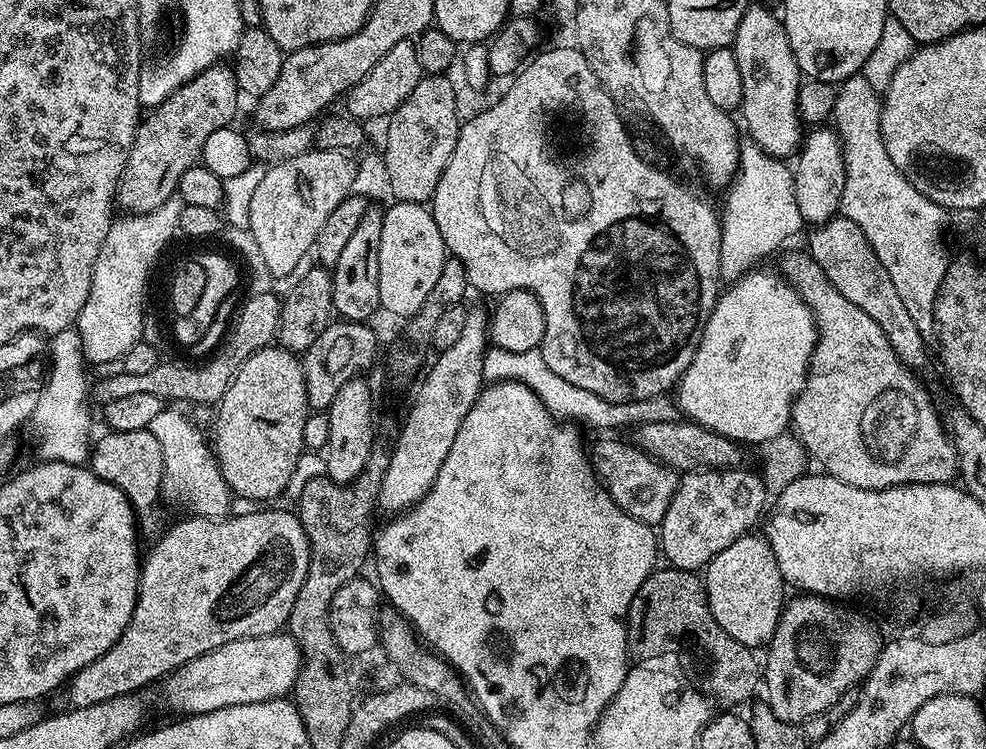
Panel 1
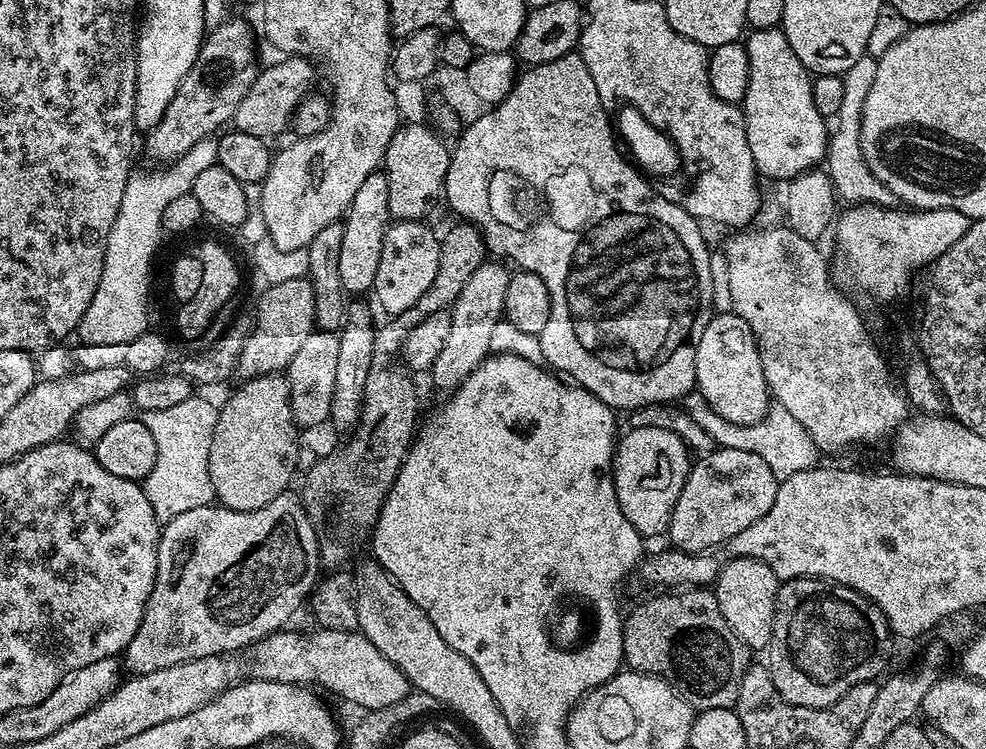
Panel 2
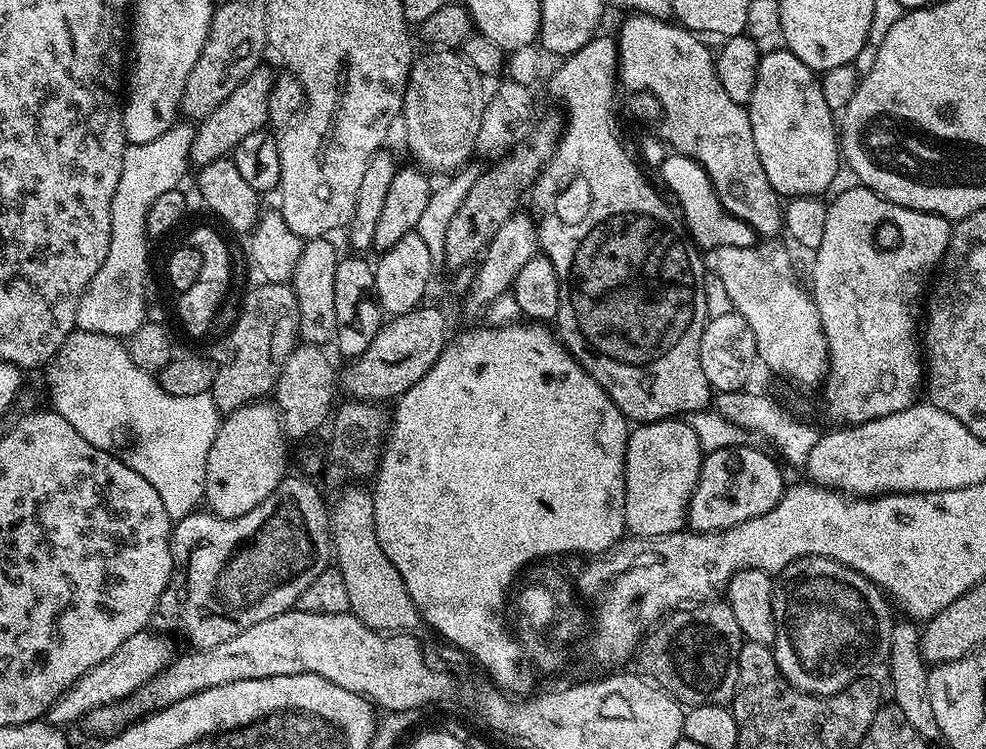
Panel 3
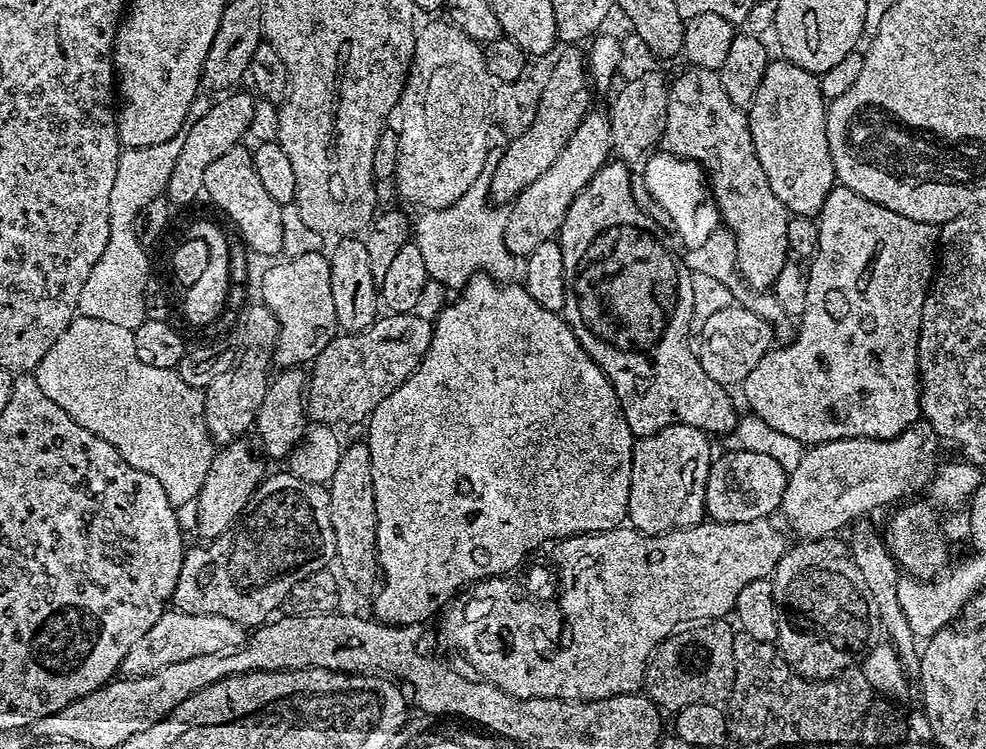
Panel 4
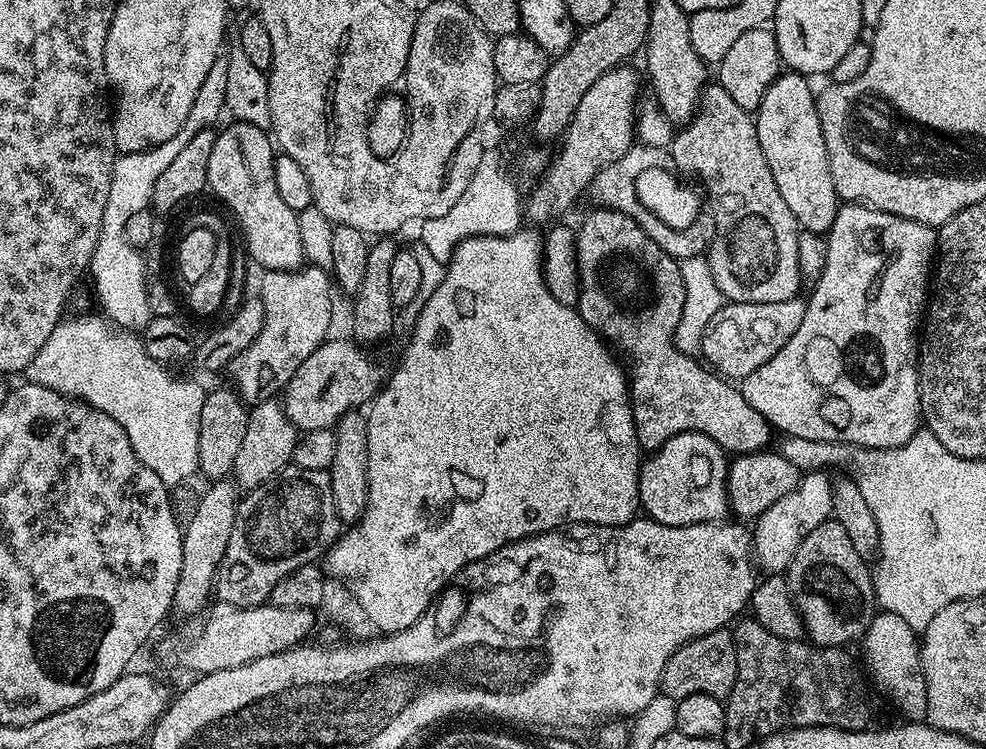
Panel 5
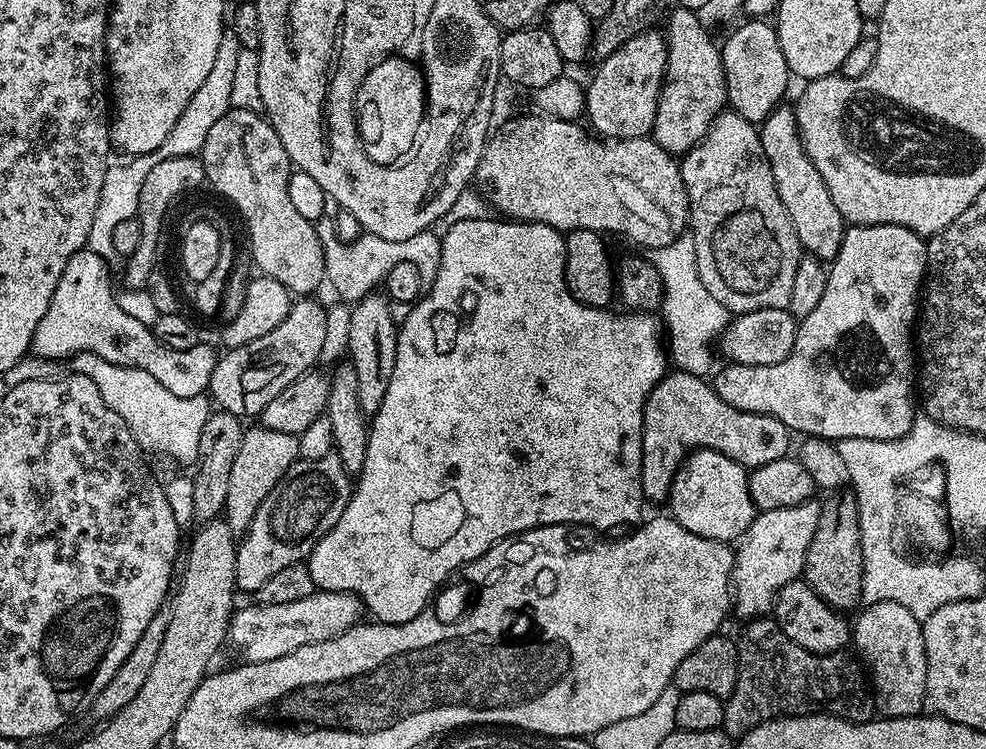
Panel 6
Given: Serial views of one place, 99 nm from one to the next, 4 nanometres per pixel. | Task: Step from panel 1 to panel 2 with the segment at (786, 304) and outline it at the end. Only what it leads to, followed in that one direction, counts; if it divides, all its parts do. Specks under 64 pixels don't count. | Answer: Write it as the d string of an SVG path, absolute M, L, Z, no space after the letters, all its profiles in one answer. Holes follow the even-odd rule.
M735 314L713 315L706 330L702 330L702 338L696 347L696 388L700 397L718 414L722 414L722 418L730 418L730 422L753 424L768 415L770 393L762 370L760 348L756 345L756 339L752 336L750 326L741 316Z

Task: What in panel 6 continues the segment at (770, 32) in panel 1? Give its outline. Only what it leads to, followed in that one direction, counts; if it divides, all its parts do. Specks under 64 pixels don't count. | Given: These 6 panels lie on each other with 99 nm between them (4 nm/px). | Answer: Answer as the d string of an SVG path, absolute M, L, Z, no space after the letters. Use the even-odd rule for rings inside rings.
M787 106L776 108L759 125L759 129L762 150L766 150L770 170L774 170L774 186L778 186L778 198L782 198L786 214L790 214L790 222L798 234L801 249L819 260L832 261L842 246L846 221L842 214L838 214L838 206L834 206L834 198L830 198L830 190L826 190L822 174L814 170L814 162L810 162L806 154L796 125L795 111Z

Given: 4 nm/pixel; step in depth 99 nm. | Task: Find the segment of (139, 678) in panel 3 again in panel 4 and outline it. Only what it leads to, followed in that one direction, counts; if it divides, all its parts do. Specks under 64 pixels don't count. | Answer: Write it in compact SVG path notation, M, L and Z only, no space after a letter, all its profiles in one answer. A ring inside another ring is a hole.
M169 610L130 646L130 654L120 663L120 672L124 676L145 676L162 670L162 666L171 666L174 662L186 662L186 658L198 658L198 654L218 654L233 652L241 648L246 639L246 629L230 618L218 614L186 614L179 610Z

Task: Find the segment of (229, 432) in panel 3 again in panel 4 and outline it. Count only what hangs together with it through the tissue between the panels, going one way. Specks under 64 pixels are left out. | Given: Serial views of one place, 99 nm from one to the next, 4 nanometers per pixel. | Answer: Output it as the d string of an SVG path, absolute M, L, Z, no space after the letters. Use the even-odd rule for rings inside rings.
M241 438L223 445L213 455L210 470L206 470L206 482L202 482L202 490L194 501L196 528L204 535L205 541L217 540L244 513L244 507L256 493L256 487L264 481L265 461L252 453L252 448L246 441L247 439Z

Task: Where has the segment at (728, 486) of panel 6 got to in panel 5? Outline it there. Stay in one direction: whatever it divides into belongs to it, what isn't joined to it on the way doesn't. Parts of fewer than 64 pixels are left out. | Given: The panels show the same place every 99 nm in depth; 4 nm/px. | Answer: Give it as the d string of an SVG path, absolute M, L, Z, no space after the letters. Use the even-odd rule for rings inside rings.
M683 432L657 448L640 466L640 506L647 519L666 526L714 524L729 515L728 466L724 449L706 434Z

